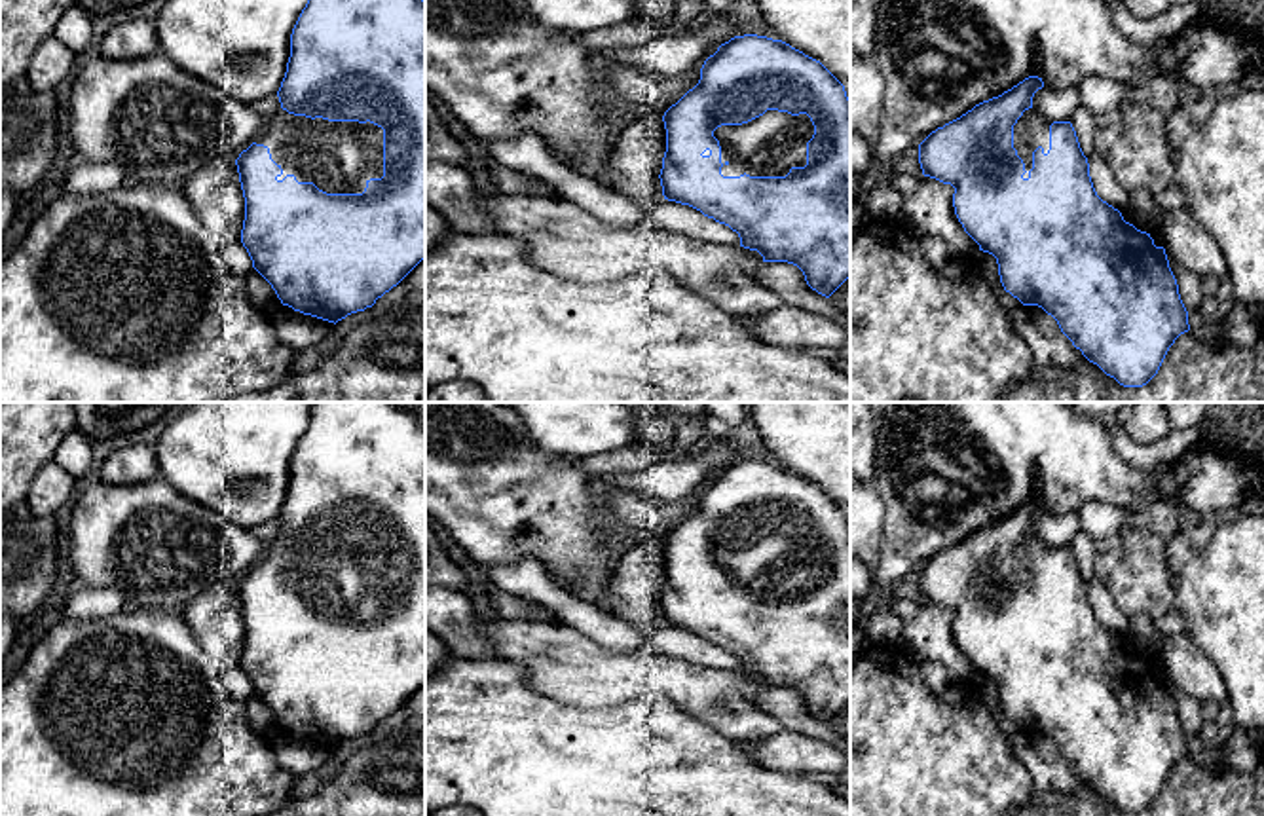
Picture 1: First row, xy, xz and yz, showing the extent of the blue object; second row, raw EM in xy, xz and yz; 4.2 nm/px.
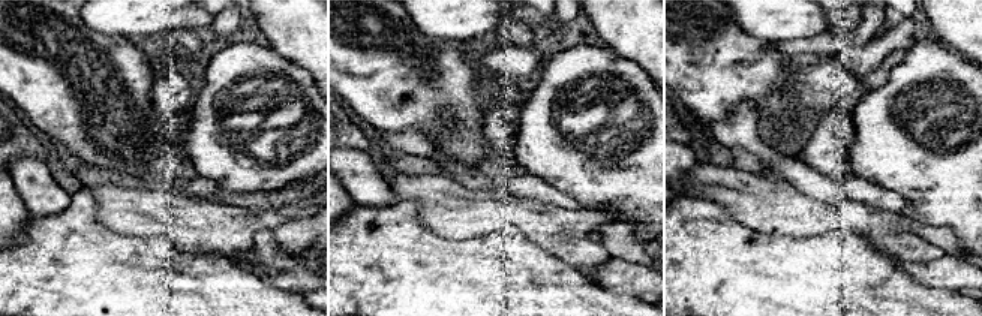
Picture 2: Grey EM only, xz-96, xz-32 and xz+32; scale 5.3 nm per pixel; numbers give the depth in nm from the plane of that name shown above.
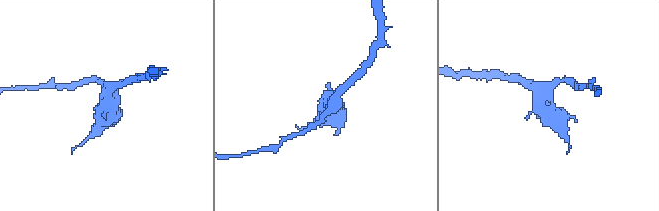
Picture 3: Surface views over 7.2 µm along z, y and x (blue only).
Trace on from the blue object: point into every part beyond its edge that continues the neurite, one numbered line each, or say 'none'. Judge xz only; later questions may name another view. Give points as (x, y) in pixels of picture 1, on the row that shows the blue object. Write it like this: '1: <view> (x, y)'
1: xz (771, 145)

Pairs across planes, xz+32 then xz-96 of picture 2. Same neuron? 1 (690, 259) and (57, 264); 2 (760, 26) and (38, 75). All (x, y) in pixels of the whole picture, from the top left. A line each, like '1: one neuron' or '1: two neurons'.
1: one neuron
2: two neurons

